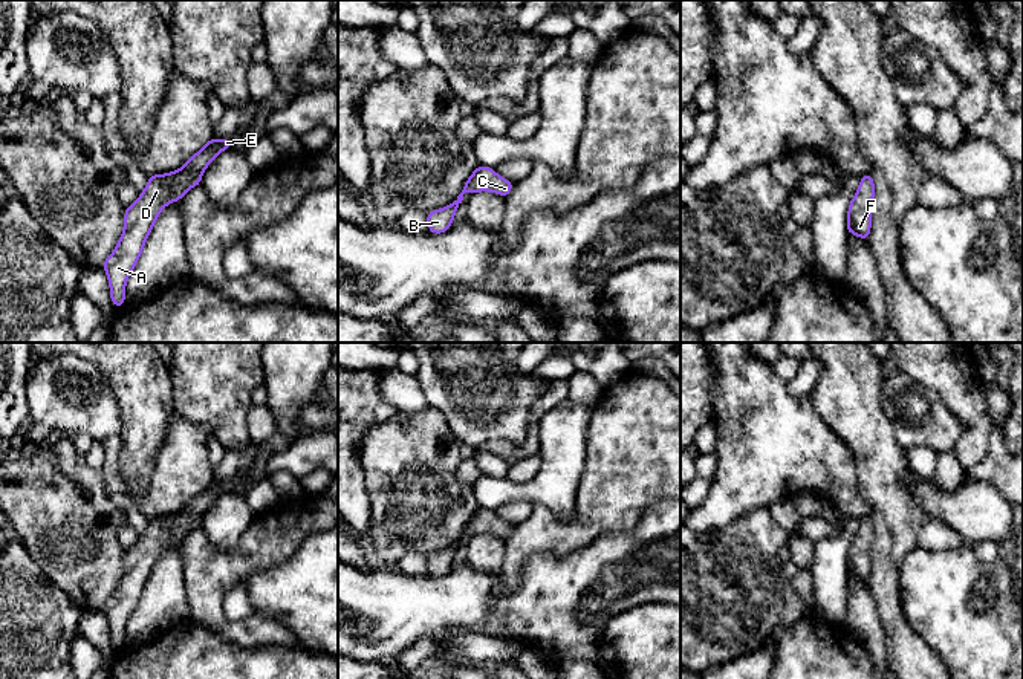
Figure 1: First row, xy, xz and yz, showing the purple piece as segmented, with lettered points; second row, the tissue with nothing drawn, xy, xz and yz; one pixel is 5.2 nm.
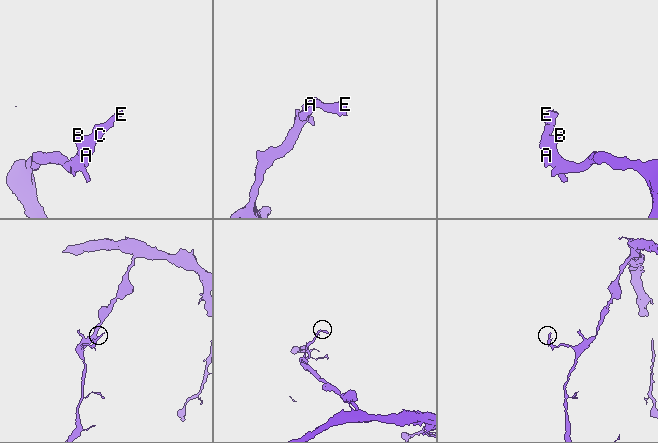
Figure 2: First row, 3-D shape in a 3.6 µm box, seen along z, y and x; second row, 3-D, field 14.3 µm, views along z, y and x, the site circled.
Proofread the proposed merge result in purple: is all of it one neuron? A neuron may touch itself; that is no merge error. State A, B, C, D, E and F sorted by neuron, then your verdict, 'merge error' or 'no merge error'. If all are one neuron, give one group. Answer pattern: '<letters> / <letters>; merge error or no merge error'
A B C D E F; no merge error

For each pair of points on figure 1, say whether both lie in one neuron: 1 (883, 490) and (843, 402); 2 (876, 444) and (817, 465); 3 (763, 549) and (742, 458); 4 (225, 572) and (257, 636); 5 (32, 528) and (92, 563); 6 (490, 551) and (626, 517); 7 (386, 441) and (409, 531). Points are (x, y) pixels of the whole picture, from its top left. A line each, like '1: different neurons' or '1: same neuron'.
1: same neuron
2: different neurons
3: different neurons
4: same neuron
5: same neuron
6: different neurons
7: same neuron

